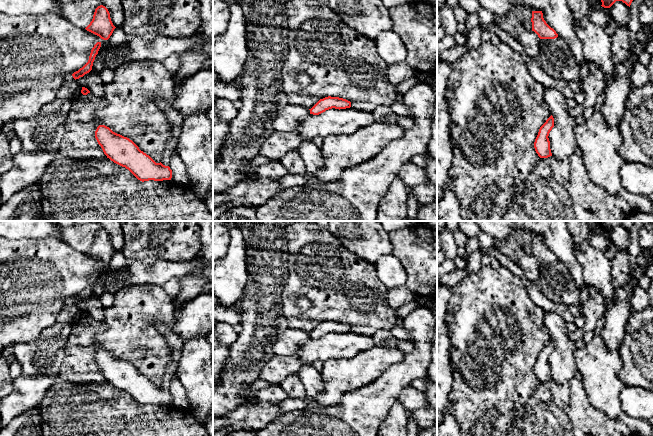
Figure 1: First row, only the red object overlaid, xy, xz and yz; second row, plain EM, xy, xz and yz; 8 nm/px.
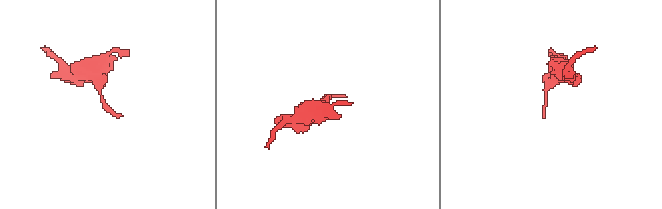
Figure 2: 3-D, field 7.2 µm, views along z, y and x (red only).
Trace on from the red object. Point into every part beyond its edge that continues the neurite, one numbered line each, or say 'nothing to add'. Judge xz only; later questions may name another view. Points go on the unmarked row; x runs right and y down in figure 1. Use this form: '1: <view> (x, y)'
nothing to add

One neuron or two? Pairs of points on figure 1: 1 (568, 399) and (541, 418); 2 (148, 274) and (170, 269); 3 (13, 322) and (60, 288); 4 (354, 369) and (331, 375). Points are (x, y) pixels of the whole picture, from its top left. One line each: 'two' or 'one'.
1: one
2: one
3: one
4: one

